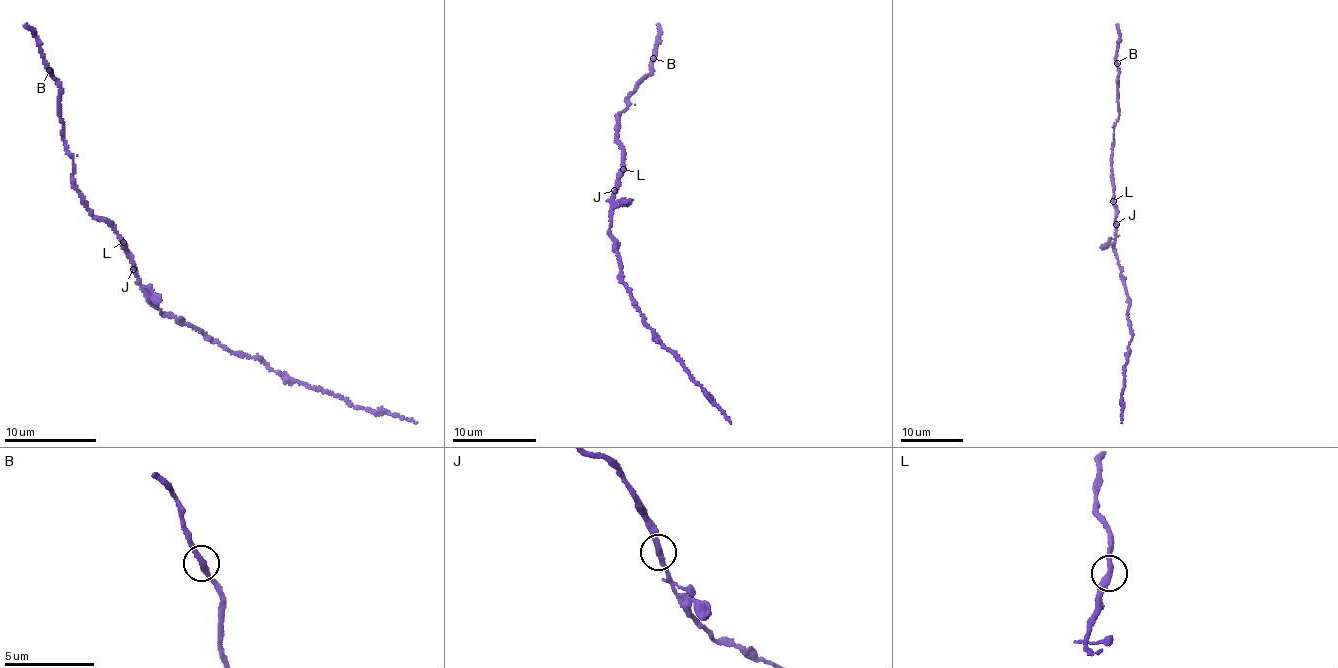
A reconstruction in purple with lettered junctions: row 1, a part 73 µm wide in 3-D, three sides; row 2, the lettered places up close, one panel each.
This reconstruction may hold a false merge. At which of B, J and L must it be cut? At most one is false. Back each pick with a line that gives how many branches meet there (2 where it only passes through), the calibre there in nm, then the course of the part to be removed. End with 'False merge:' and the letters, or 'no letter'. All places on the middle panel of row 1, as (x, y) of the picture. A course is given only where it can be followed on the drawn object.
J: branches 2; calibre 320 nm; course (614, 190), (609, 215), (624, 282), (645, 324), (654, 330), (664, 347), (676, 351), (689, 376), (731, 424)
False merge: J

